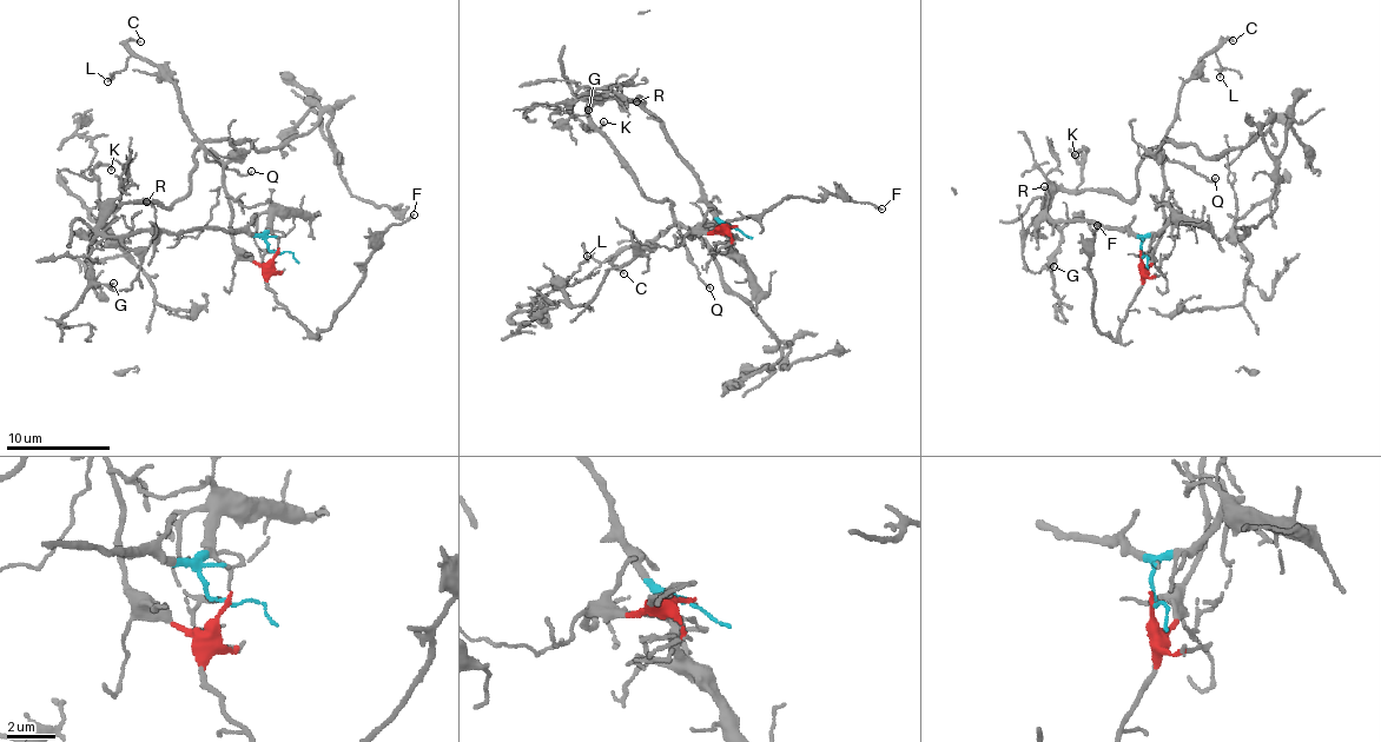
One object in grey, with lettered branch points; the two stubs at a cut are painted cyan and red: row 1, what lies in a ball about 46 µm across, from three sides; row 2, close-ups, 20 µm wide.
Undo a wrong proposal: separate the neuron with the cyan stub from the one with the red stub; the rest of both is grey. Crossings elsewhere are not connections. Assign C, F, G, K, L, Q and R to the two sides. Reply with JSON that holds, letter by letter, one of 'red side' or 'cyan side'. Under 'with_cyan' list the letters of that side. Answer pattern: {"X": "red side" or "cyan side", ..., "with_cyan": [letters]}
{"C": "red side", "F": "red side", "G": "cyan side", "K": "cyan side", "L": "red side", "Q": "red side", "R": "cyan side", "with_cyan": ["G", "K", "R"]}

